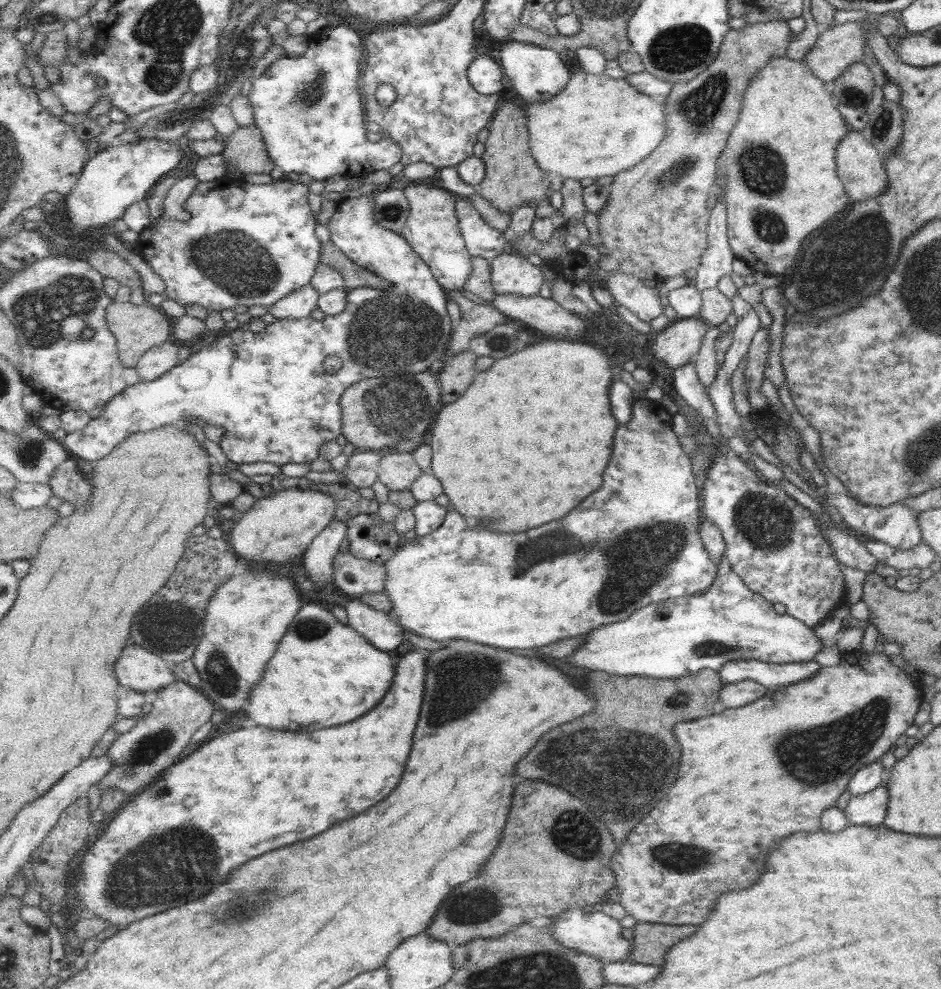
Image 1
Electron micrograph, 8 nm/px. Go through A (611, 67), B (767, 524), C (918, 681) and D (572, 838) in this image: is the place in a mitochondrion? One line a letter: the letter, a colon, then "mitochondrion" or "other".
A: other
B: mitochondrion
C: other
D: mitochondrion

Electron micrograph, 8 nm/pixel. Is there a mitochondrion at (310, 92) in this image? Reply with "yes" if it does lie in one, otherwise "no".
yes

